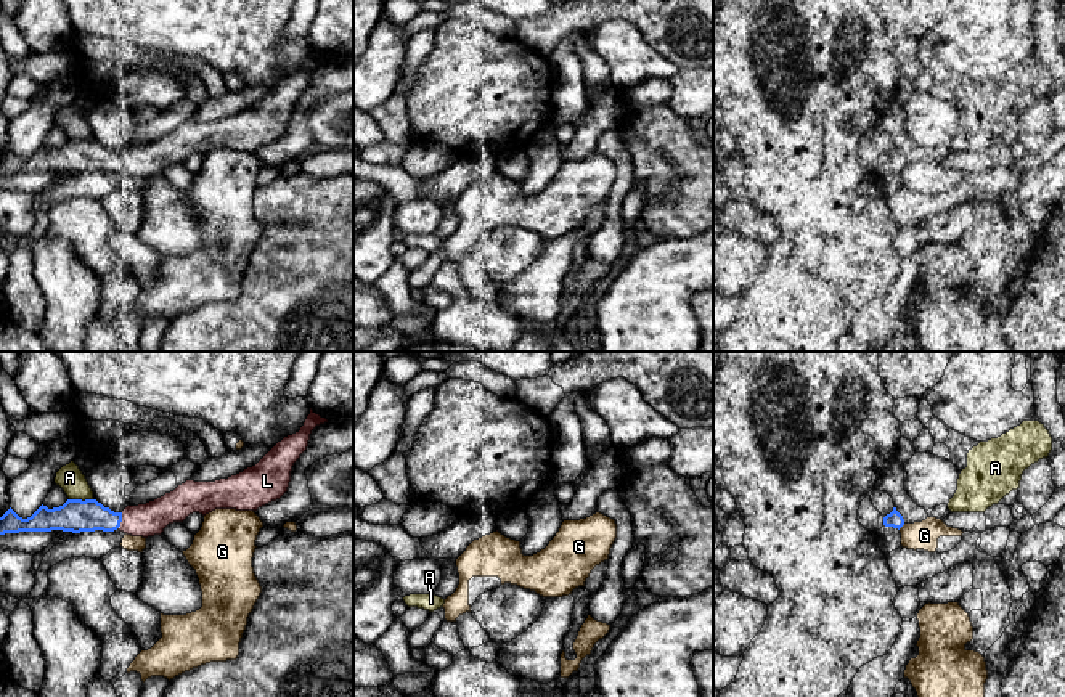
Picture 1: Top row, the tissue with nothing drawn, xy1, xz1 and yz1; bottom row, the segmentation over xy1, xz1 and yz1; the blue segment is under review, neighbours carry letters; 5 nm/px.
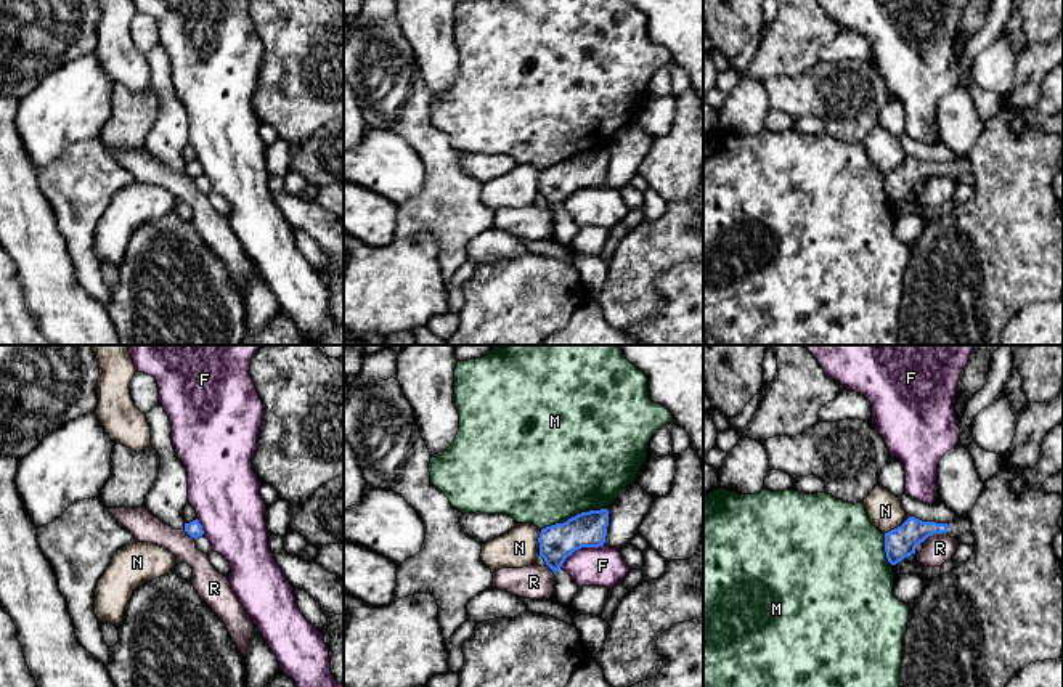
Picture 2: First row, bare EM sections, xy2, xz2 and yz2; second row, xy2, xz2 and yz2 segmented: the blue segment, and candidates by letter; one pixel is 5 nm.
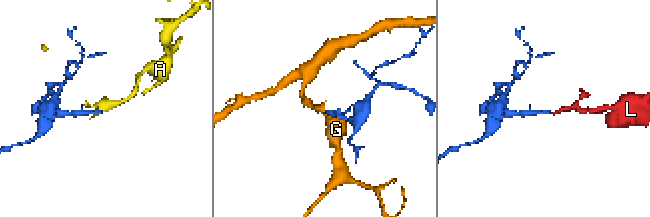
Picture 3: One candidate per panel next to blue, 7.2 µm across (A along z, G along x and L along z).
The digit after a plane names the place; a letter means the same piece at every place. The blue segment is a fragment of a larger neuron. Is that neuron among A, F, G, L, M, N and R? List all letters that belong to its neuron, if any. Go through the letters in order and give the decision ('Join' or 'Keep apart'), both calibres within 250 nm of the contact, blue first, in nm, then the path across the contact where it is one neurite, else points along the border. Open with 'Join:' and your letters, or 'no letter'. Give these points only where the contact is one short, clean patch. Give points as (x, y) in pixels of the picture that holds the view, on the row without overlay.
Join: L
A: Keep apart. Thickness 170 nm (blue) against 140 nm. Boundary: xy1 (69, 138), (92, 140)
F: Keep apart. Thickness 180 nm (blue) against 200 nm. Boundary: xz2 (602, 185), (578, 188), (561, 206)
G: Keep apart. Thickness 80 nm (blue) against 140 nm
L: Join. Thickness 170 nm (blue) against 170 nm
M: Keep apart. Thickness 180 nm (blue) against 500 nm
N: Keep apart. Thickness 180 nm (blue) against 190 nm
R: Keep apart. Thickness 160 nm (blue) against 150 nm. Boundary: yz2 (944, 174), (935, 174), (922, 182)

